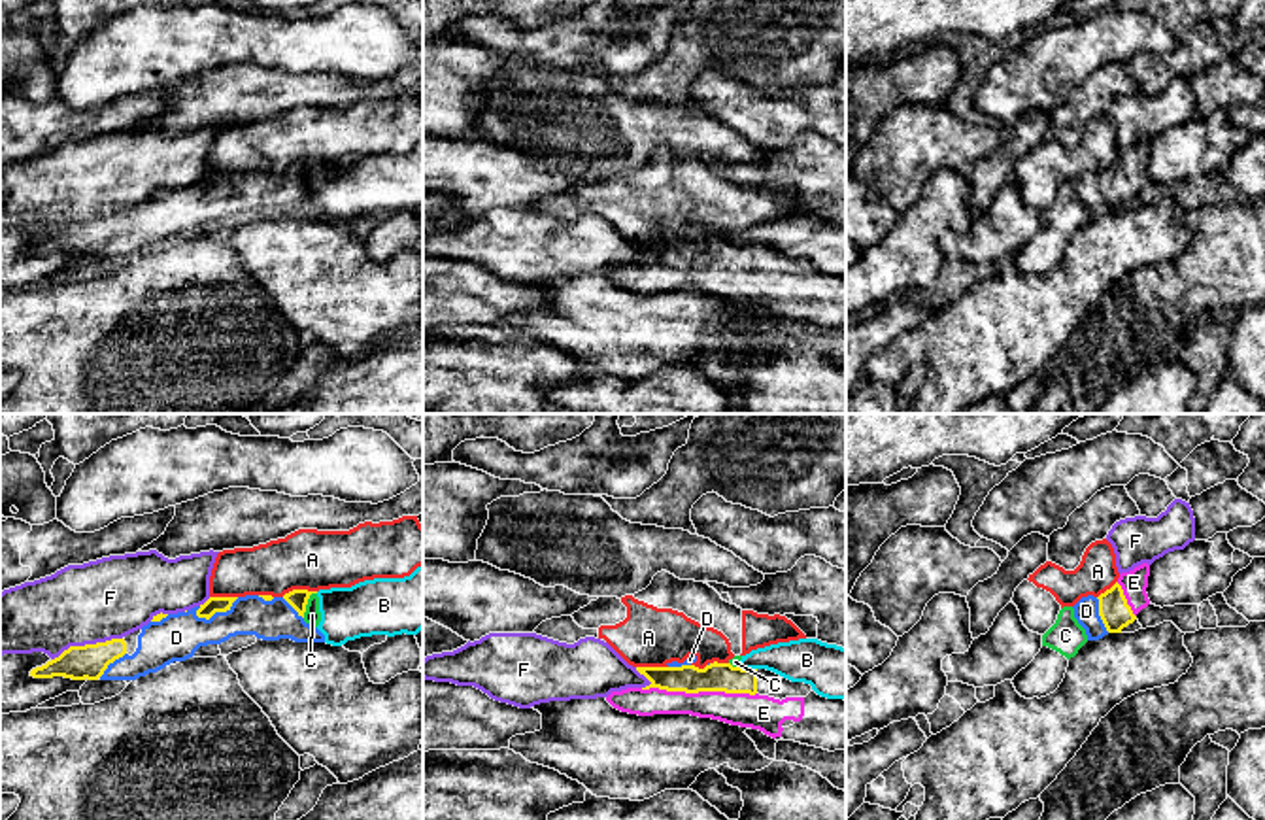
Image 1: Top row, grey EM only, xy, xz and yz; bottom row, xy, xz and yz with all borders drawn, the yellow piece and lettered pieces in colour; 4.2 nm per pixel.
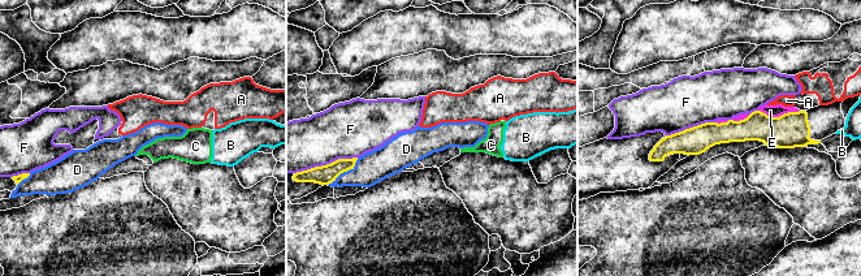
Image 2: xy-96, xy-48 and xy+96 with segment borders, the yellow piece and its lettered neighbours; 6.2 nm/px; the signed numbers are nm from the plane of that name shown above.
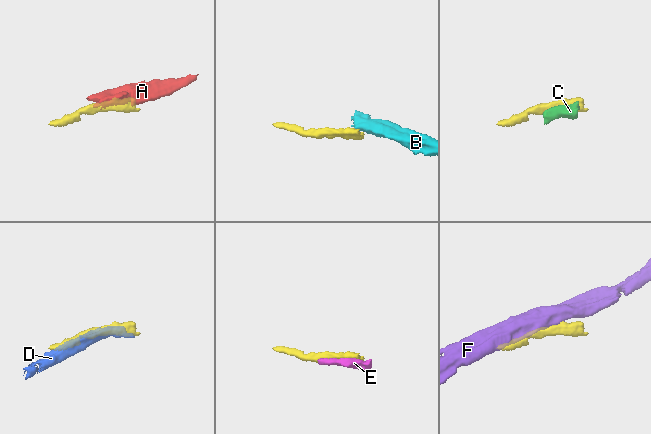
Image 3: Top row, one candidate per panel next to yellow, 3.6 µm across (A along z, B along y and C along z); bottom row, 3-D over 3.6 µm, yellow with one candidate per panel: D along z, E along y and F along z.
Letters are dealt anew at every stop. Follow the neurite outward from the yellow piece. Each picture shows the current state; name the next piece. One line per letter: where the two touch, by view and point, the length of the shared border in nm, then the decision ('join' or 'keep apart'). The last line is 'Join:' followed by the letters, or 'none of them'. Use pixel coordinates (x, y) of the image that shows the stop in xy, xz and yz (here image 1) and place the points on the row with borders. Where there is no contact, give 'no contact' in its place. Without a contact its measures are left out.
A: meets yellow in xy at (299, 590); contact 150 nm long; keep apart
B: meets yellow in xz at (748, 669); contact 70 nm long; keep apart
C: meets yellow in xy at (306, 603); contact 130 nm long; keep apart
D: meets yellow in xy at (216, 611); contact 200 nm long; join
E: meets yellow in xz at (699, 690); contact 500 nm long; join
F: meets yellow in xy at (85, 645); contact 320 nm long; keep apart
Join: D, E

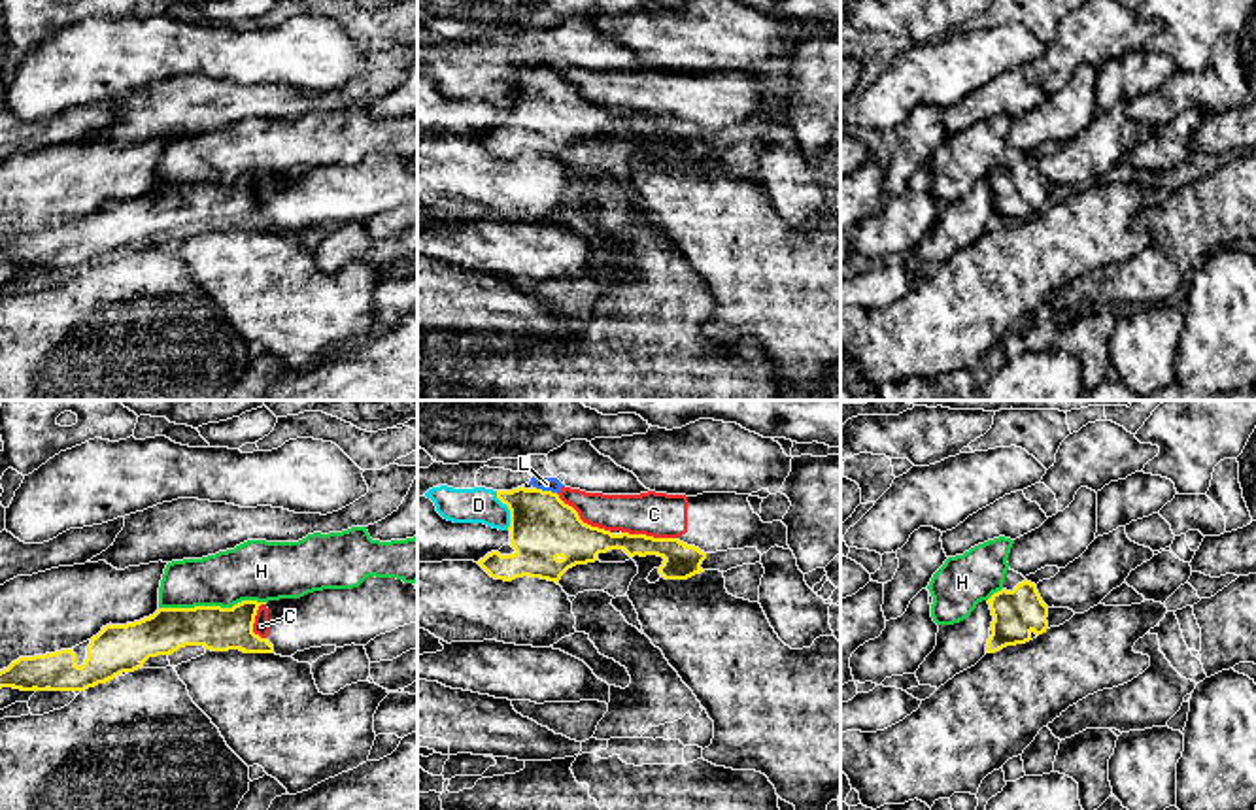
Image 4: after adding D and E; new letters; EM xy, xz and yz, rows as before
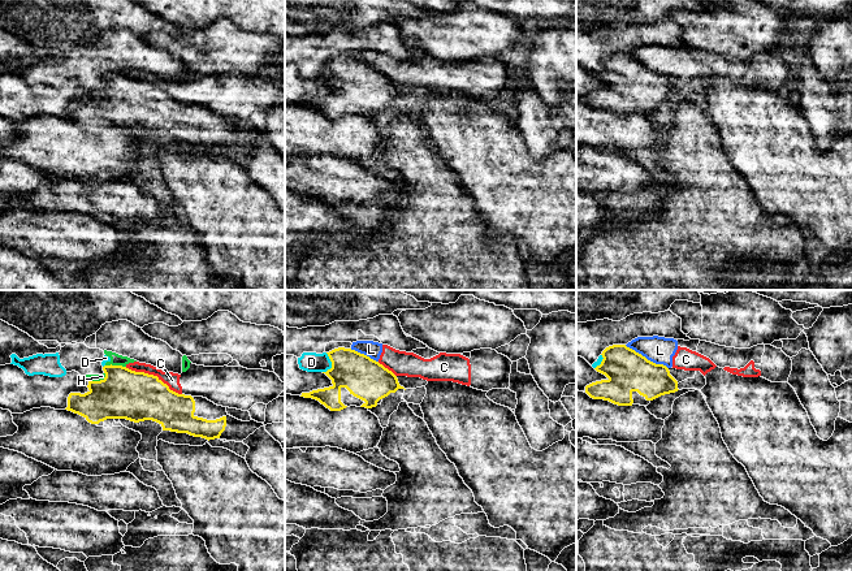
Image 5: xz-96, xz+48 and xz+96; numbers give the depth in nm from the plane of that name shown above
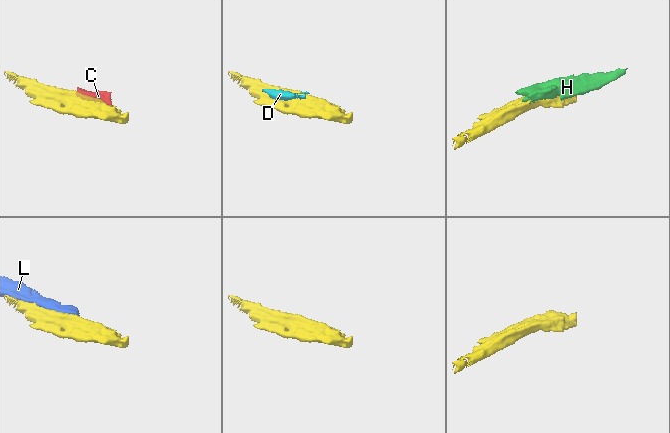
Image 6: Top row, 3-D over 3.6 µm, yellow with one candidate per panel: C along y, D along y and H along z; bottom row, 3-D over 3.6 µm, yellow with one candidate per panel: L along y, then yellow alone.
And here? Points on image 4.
C: meets yellow in xz at (580, 520); contact 300 nm long; keep apart
D: meets yellow in xz at (509, 508); contact 180 nm long; keep apart
H: meets yellow in xy at (212, 607); contact 460 nm long; keep apart
L: meets yellow in xz at (544, 491); contact 110 nm long; keep apart
Join: none of them

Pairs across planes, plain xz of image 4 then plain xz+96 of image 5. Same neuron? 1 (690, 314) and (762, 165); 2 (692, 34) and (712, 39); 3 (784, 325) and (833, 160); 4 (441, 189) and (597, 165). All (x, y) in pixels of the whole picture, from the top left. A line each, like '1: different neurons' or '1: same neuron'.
1: different neurons
2: same neuron
3: same neuron
4: different neurons

